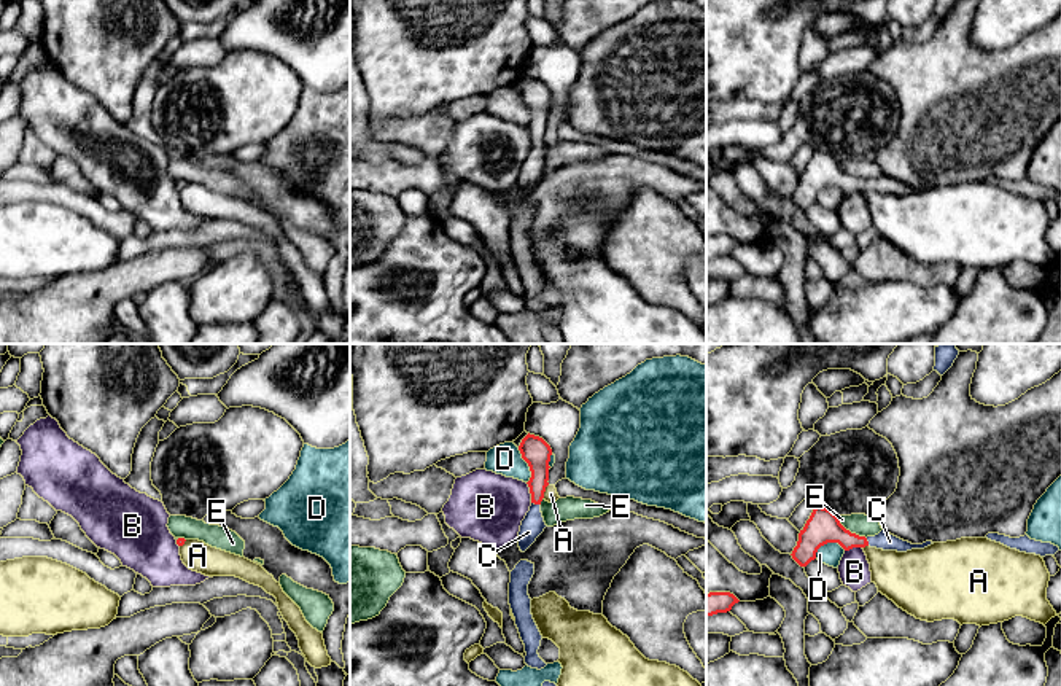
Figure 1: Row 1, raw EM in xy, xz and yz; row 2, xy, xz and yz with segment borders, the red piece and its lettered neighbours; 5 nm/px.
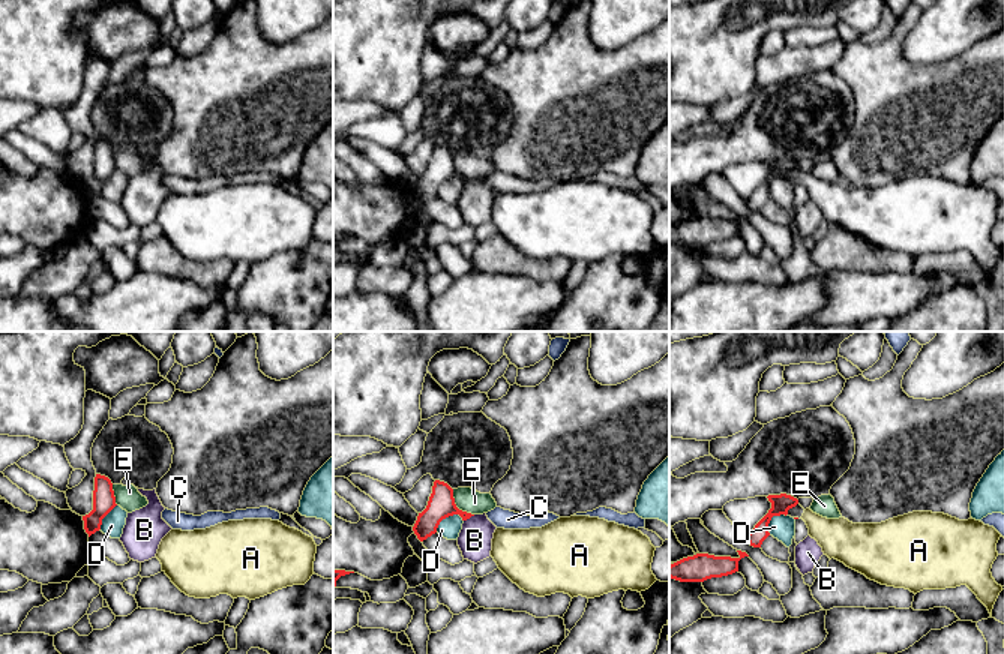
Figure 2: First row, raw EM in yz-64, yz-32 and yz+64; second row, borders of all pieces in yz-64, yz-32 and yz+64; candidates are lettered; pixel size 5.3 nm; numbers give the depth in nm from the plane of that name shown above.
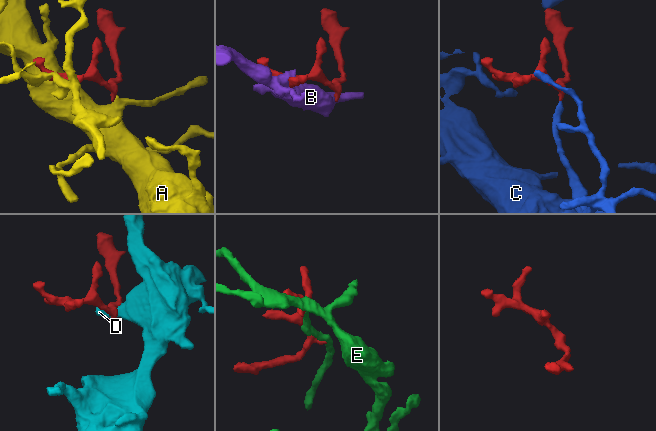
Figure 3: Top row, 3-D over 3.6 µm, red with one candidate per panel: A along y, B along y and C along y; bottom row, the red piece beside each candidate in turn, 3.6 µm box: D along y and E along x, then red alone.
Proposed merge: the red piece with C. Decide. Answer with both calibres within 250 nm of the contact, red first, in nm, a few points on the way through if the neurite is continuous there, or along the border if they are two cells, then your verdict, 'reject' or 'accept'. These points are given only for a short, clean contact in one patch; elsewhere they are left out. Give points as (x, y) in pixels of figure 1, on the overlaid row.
140/120 nm | across xz (536, 454), (536, 503), (533, 524) | accept

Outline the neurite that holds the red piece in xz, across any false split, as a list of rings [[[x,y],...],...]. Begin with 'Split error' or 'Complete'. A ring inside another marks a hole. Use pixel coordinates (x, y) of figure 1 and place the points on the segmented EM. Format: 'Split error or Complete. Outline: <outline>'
Split error. Outline: [[[528,433],[522,439],[519,450],[531,471],[531,477],[527,482],[531,493],[531,506],[522,520],[517,536],[519,548],[525,552],[547,527],[541,513],[541,501],[546,487],[549,485],[549,462],[552,449],[542,438]]]

